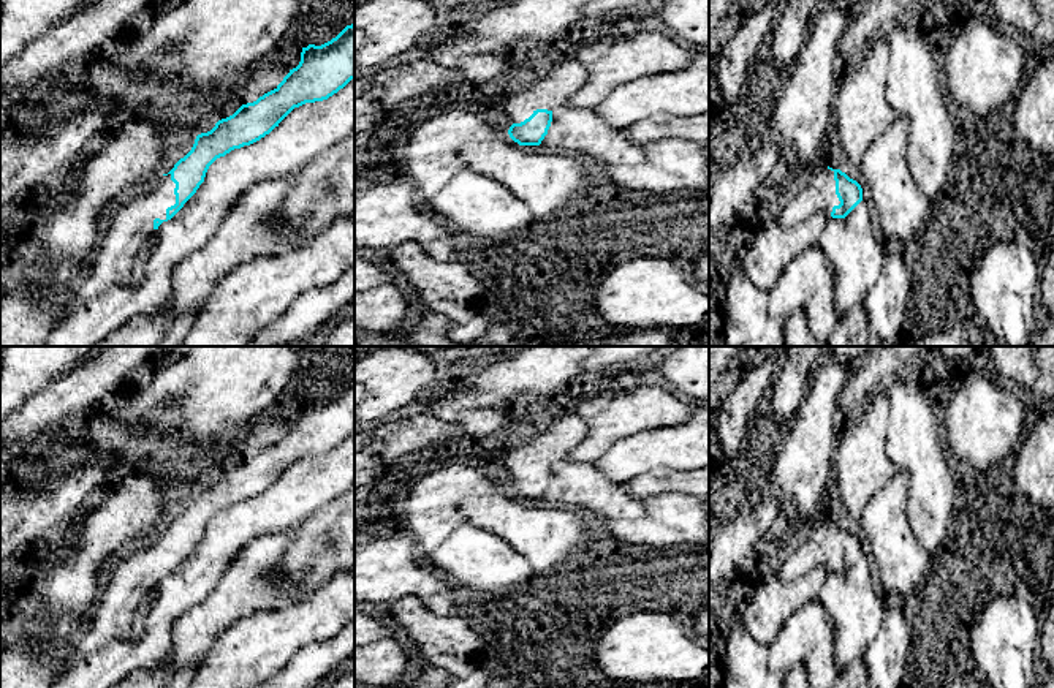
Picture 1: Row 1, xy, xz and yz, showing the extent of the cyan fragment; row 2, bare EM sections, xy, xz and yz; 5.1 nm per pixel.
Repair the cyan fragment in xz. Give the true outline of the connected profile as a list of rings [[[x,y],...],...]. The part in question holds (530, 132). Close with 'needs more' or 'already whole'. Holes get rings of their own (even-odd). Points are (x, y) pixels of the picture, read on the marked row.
[[[562,52],[555,66],[538,82],[505,87],[499,106],[513,123],[510,138],[519,146],[540,146],[551,127],[552,111],[567,104],[584,82],[584,66],[568,52]]] | needs more

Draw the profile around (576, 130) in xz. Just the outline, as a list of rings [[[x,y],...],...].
[[[559,106],[541,146],[584,153],[592,166],[638,164],[646,146],[630,141],[624,128],[606,123],[593,108]]]

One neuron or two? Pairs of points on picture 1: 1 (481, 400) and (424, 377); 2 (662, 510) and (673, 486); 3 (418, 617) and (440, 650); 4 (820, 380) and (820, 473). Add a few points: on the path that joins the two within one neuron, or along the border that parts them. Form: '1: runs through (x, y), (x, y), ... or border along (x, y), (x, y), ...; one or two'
1: border along (439, 386), (420, 399); two
2: border along (692, 494), (654, 494), (646, 500); two
3: runs through (421, 625), (439, 642); one
4: runs through (820, 404), (820, 449); one

